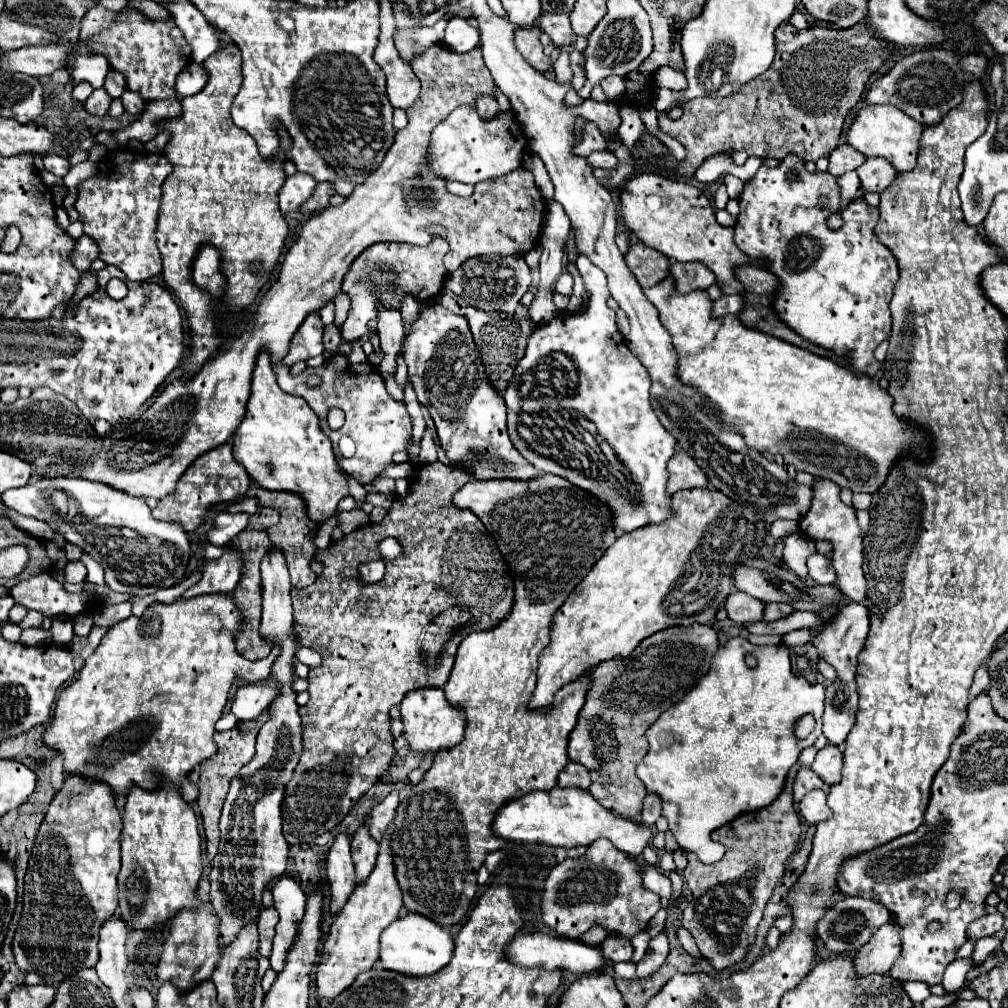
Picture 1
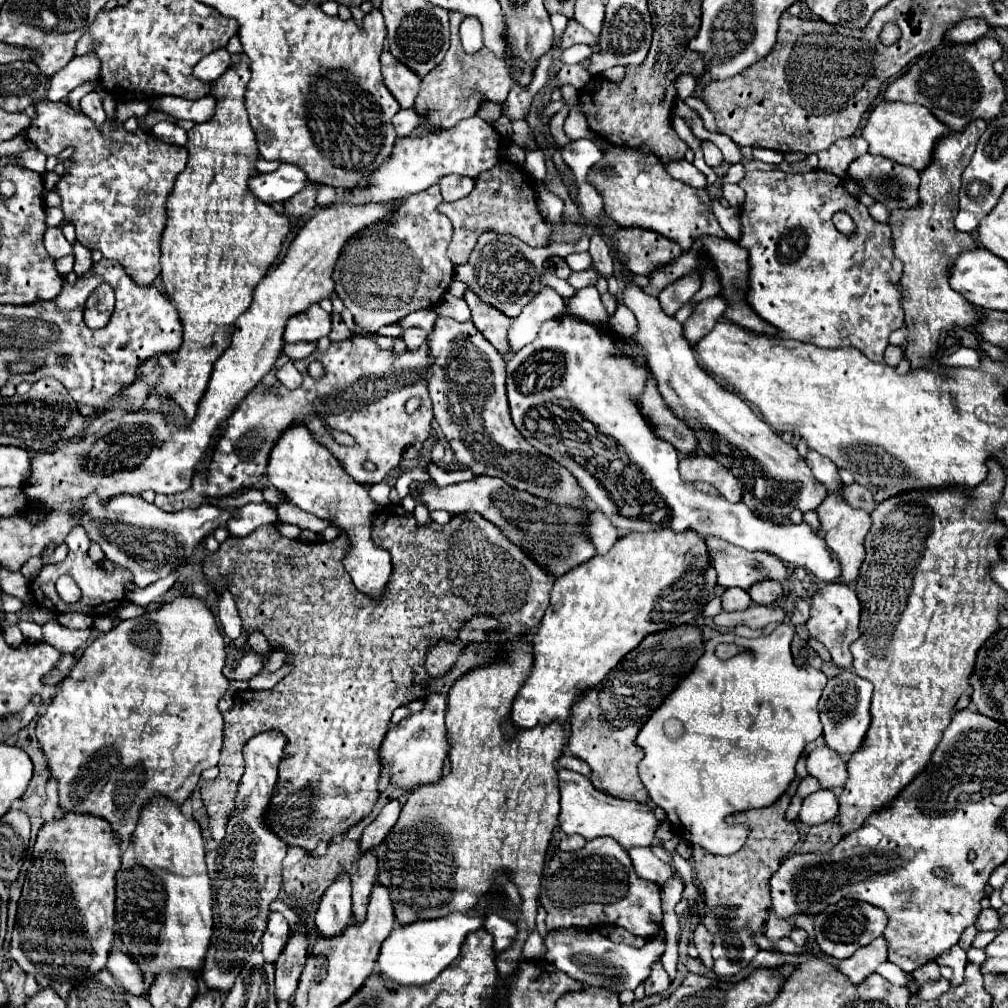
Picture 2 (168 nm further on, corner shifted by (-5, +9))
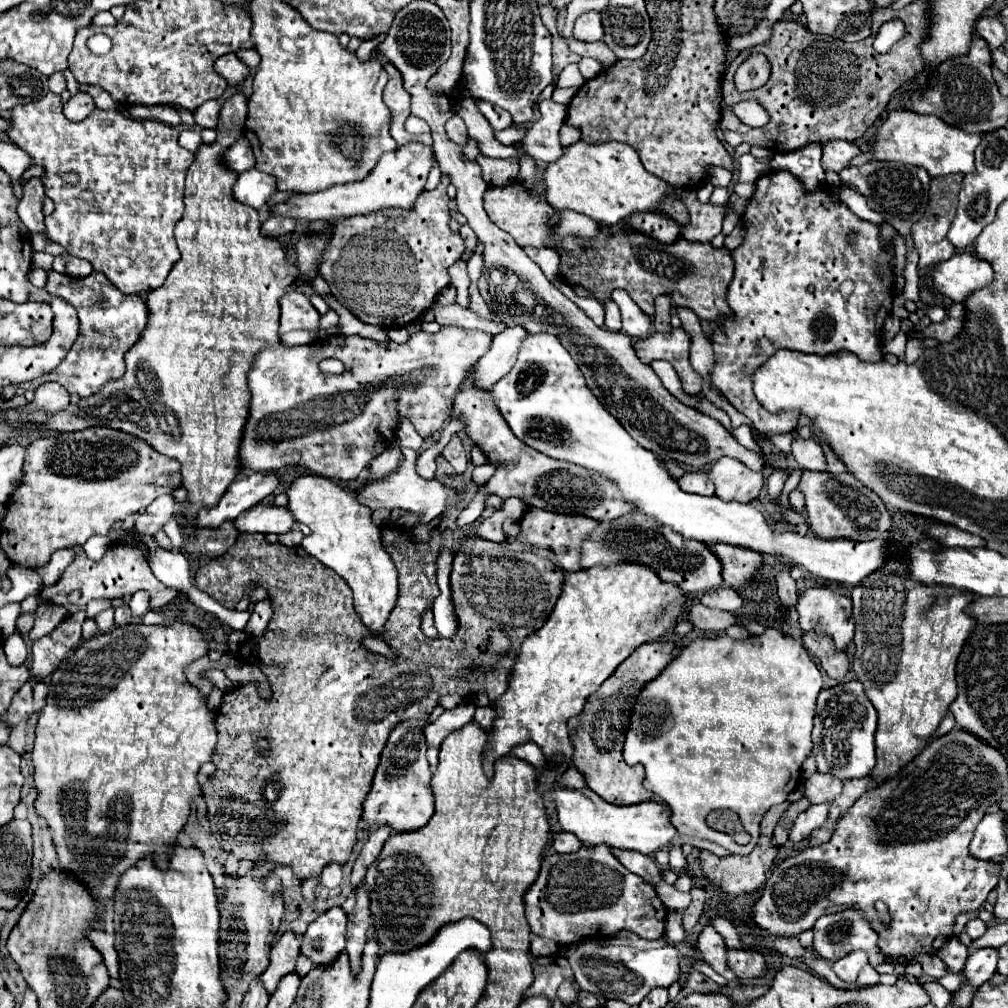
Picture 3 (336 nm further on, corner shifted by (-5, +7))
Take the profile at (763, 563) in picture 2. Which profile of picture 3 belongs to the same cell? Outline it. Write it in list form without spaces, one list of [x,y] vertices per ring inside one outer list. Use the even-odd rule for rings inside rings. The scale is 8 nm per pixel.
[[[622,515],[612,521],[602,521],[592,535],[586,537],[582,543],[582,561],[580,565],[584,569],[592,565],[612,565],[618,559],[628,561],[640,561],[644,565],[650,565],[660,579],[672,581],[680,585],[680,589],[688,593],[704,593],[722,587],[722,561],[710,551],[706,543],[684,539],[682,535],[676,535],[670,527],[660,527],[654,519],[648,519],[644,515]]]

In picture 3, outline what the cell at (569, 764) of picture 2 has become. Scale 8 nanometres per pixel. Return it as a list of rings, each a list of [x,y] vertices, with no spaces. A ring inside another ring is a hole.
[[[568,767],[566,773],[562,775],[560,783],[566,785],[566,787],[572,787],[572,789],[582,789],[586,785],[586,779],[584,779],[584,775],[576,767]]]

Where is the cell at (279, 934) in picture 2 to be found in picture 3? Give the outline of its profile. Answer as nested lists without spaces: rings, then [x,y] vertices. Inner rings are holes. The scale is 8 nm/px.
[[[286,931],[284,935],[280,935],[280,939],[272,945],[270,963],[266,971],[260,975],[268,993],[276,989],[276,983],[280,981],[280,977],[288,975],[288,971],[296,967],[298,951],[300,951],[300,937],[296,937],[292,931]]]

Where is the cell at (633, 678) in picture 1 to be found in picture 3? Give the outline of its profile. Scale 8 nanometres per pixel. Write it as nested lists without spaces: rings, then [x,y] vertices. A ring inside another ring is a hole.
[[[650,641],[640,645],[612,675],[604,685],[592,693],[586,701],[584,711],[568,721],[568,733],[574,743],[574,765],[584,773],[586,785],[598,793],[602,799],[614,805],[634,805],[652,799],[652,793],[642,787],[644,767],[628,765],[622,757],[624,733],[632,719],[632,707],[642,693],[644,685],[654,681],[676,657],[676,641]]]

